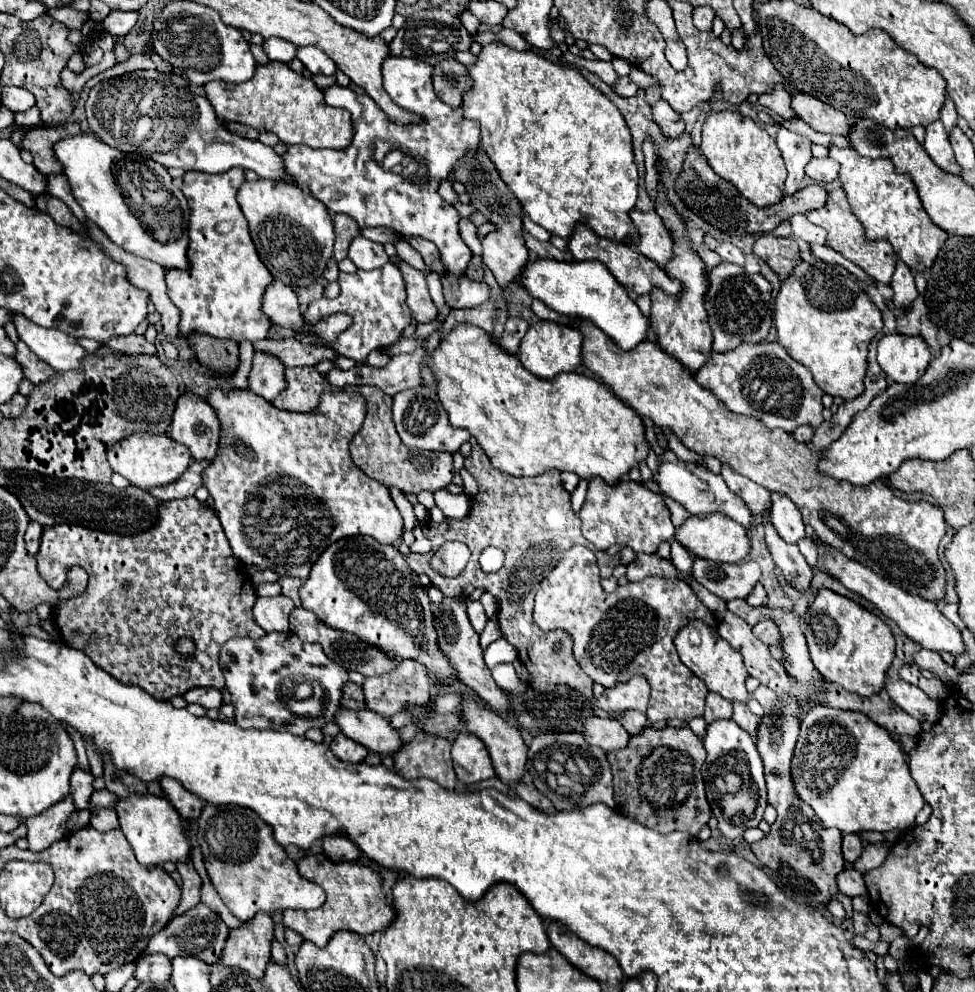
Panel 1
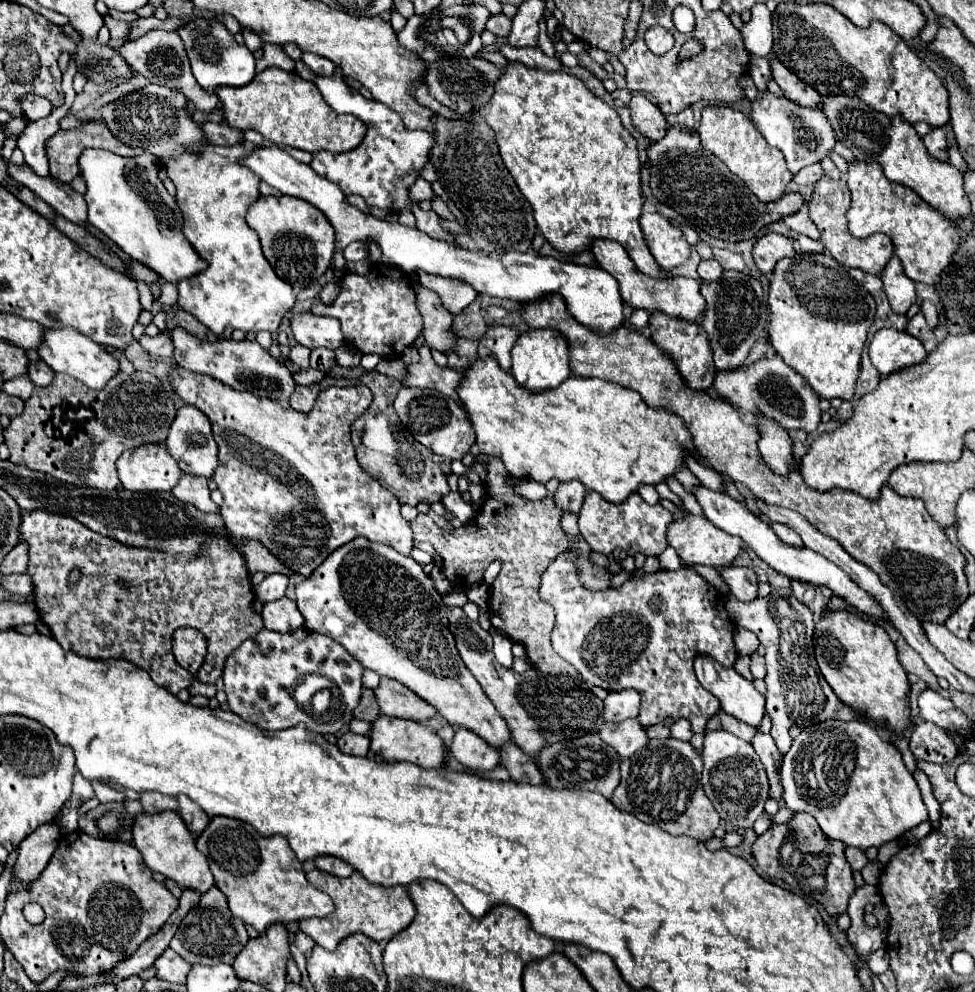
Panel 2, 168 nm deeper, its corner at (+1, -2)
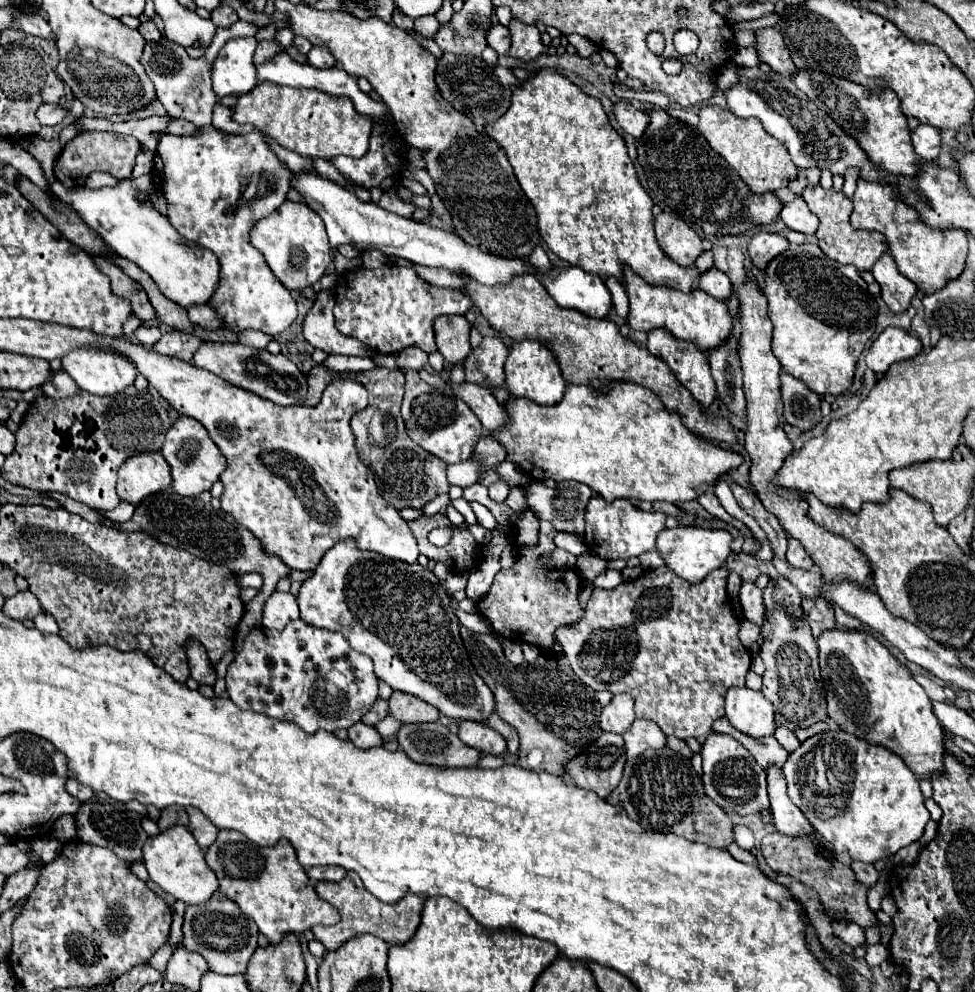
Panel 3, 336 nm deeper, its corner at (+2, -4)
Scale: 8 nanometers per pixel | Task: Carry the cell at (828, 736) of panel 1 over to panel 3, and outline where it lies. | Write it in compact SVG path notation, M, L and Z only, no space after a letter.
M826 731L806 739L794 753L790 753L782 773L786 777L792 803L806 815L806 819L824 837L836 855L846 851L850 859L876 863L878 859L886 859L898 849L918 841L924 833L924 825L930 821L920 785L904 761L900 761L900 757L884 747L872 745L844 731Z

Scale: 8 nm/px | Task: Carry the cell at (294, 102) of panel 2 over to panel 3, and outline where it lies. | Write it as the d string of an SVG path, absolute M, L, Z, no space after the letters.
M258 83L250 93L238 97L234 121L250 123L282 147L302 155L330 161L338 155L362 157L368 151L372 119L358 115L348 97L332 97L316 89L294 89L274 83Z

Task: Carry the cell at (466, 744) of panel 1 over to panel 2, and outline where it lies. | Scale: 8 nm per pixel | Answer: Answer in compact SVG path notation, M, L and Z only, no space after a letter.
M457 729L451 743L451 753L471 773L485 773L499 765L499 751L469 729Z

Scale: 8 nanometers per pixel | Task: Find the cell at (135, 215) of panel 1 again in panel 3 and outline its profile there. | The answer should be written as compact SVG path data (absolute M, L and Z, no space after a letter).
M142 175L138 179L124 179L118 187L70 189L56 181L50 189L61 201L72 205L80 213L80 217L100 233L100 237L110 245L114 253L130 259L142 271L146 271L164 293L164 297L184 309L192 305L208 305L220 277L218 257L204 247L194 247L190 241L184 241L184 237L180 237L168 217L158 213L150 201L140 203L136 199L138 191L148 191L150 187L154 187L152 177Z

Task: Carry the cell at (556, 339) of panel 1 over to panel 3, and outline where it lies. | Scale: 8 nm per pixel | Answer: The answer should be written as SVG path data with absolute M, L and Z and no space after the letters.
M534 339L516 341L506 359L506 389L512 397L526 397L538 405L556 405L562 401L566 391L566 381L560 375L556 357Z

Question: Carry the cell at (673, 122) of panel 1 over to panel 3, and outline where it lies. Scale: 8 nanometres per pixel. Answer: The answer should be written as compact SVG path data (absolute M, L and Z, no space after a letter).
M616 101L614 103L614 117L616 117L618 125L636 139L644 135L644 129L650 121L648 113L632 107L628 101Z

